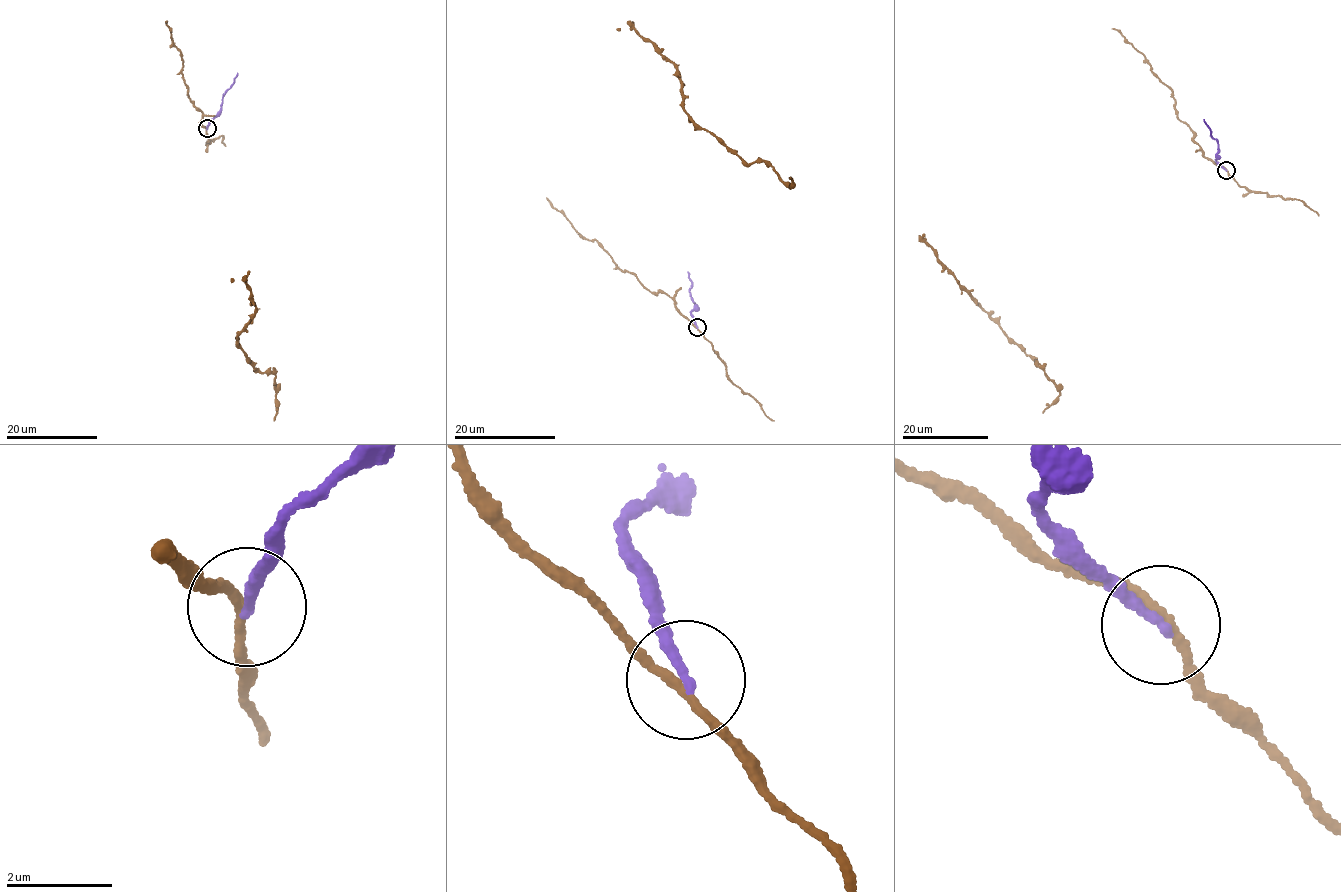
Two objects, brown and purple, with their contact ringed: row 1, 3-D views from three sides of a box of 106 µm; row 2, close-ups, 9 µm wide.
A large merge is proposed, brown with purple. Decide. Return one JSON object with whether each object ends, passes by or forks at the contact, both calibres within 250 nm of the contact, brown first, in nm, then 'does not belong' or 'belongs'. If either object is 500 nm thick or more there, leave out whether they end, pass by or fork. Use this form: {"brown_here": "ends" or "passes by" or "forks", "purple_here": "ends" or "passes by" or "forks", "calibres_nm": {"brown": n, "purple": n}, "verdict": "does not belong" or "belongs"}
{"brown_here": "passes by", "purple_here": "ends", "calibres_nm": {"brown": 150, "purple": 190}, "verdict": "does not belong"}

